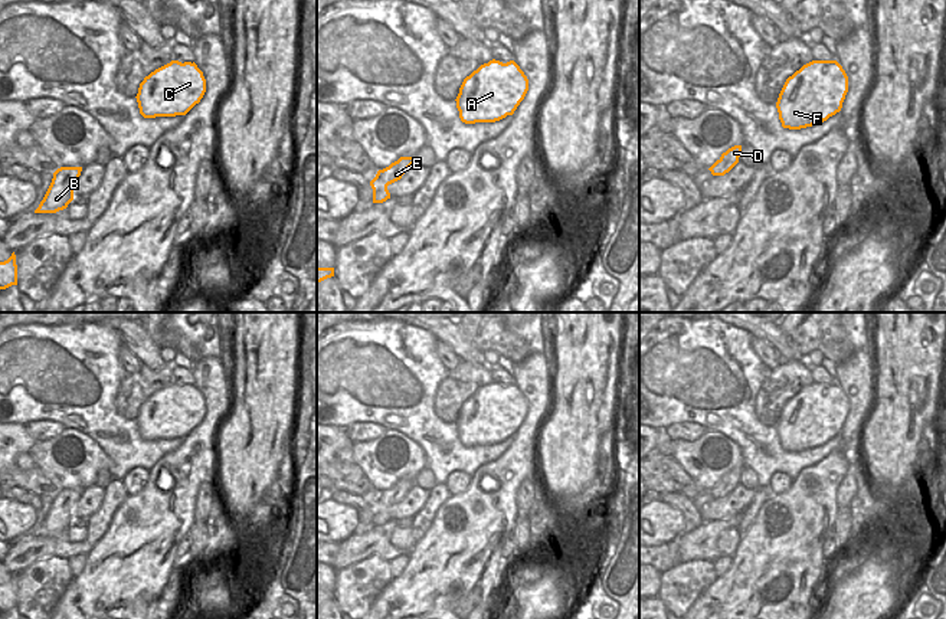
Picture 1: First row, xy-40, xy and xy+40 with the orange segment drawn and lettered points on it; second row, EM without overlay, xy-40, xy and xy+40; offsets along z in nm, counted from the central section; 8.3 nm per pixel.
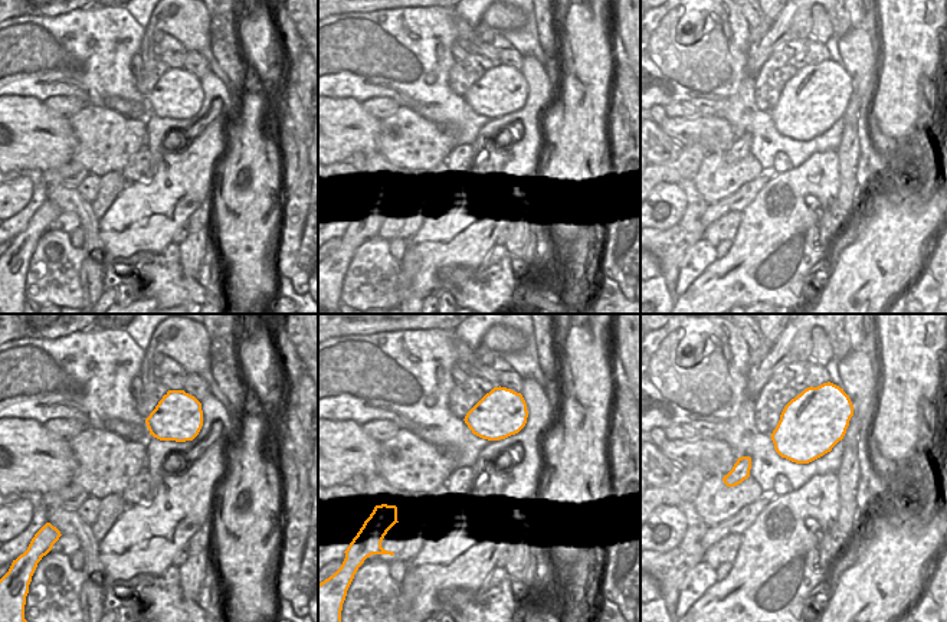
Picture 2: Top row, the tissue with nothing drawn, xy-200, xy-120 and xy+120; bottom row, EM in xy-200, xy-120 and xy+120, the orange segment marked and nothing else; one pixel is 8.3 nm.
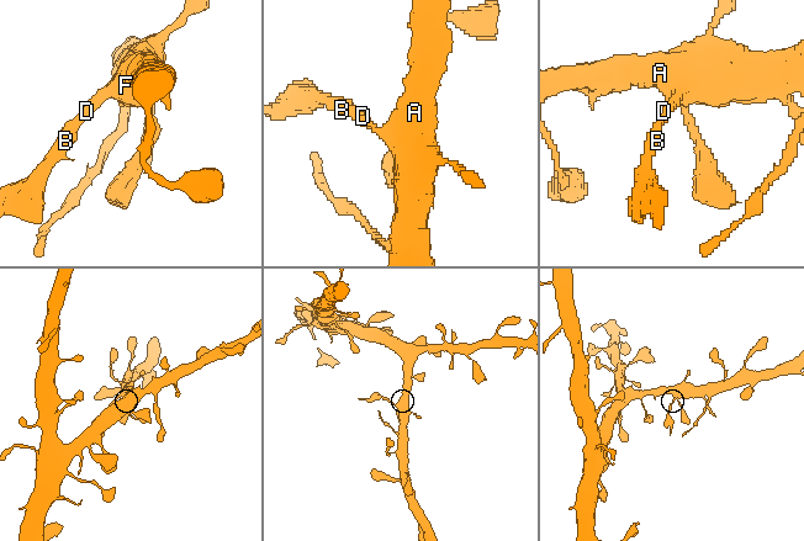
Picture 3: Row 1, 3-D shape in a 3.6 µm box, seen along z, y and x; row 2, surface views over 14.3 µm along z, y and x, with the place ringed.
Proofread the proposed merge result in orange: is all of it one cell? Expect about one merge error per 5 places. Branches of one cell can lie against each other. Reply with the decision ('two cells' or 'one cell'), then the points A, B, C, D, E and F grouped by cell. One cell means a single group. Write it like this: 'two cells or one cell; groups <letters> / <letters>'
two cells; groups A C D F / B E

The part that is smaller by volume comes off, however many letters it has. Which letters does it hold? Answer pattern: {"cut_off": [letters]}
{"cut_off": ["B", "E"]}

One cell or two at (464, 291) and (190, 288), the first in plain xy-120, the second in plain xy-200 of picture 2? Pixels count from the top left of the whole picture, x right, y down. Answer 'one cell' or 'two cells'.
one cell

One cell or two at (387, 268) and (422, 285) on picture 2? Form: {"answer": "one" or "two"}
{"answer": "two"}

